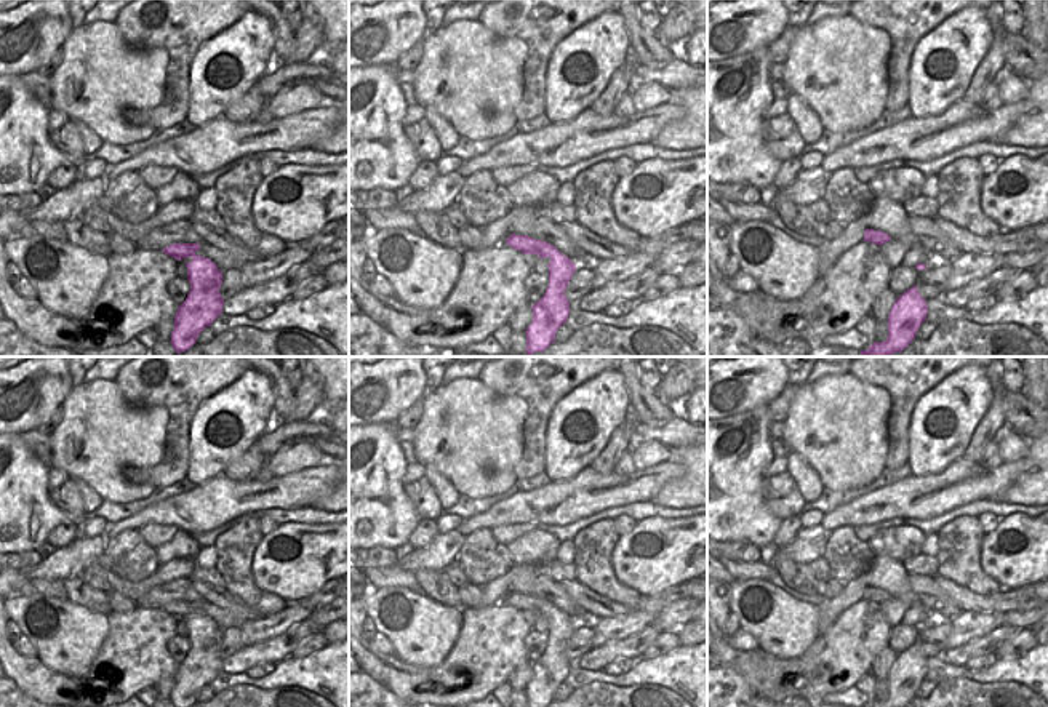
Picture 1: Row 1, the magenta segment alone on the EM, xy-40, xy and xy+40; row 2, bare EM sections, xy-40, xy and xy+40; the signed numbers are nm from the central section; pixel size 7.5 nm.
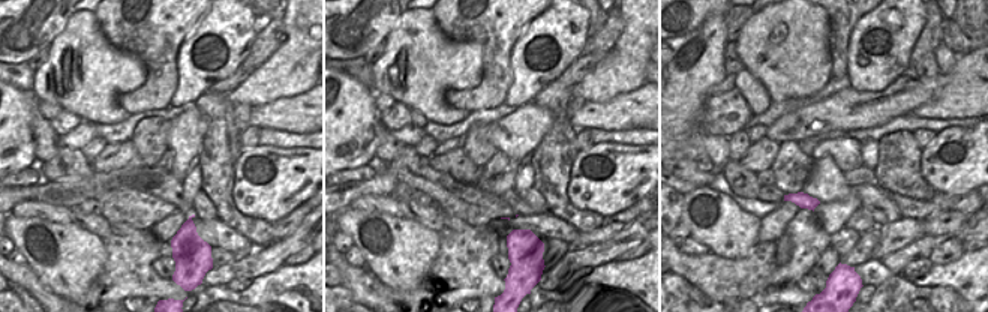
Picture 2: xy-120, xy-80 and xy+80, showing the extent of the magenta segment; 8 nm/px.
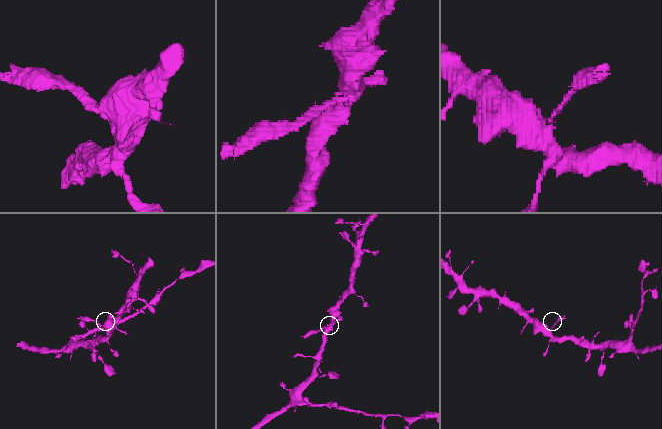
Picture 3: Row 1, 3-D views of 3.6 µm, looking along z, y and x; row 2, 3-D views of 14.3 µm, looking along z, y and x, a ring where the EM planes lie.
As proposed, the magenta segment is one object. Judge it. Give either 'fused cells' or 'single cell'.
single cell

